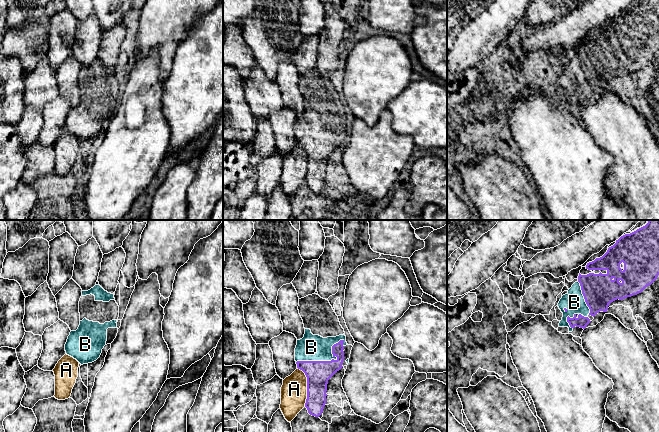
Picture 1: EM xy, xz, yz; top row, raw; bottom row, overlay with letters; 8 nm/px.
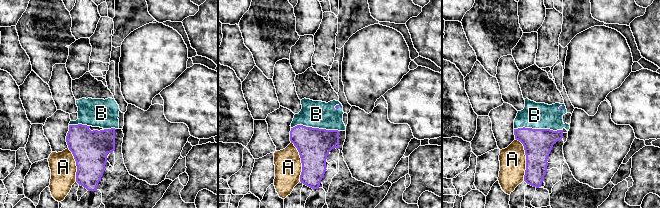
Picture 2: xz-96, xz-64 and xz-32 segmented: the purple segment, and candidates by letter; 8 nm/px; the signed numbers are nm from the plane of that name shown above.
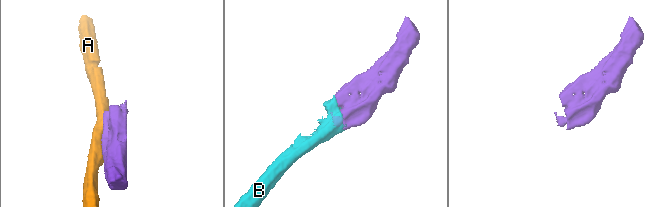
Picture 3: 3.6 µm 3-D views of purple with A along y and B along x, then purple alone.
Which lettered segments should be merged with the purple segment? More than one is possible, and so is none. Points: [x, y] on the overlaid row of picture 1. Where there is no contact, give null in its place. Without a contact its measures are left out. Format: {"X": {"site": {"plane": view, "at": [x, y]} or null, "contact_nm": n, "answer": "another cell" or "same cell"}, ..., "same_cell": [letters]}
{"A": {"site": {"plane": "xz", "at": [307, 386]}, "contact_nm": 320, "answer": "another cell"}, "B": {"site": {"plane": "xz", "at": [326, 361]}, "contact_nm": 440, "answer": "same cell"}, "same_cell": ["B"]}

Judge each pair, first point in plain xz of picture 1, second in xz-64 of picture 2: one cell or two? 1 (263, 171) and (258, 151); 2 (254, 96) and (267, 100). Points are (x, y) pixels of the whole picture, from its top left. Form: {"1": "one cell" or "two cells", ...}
{"1": "two cells", "2": "one cell"}

